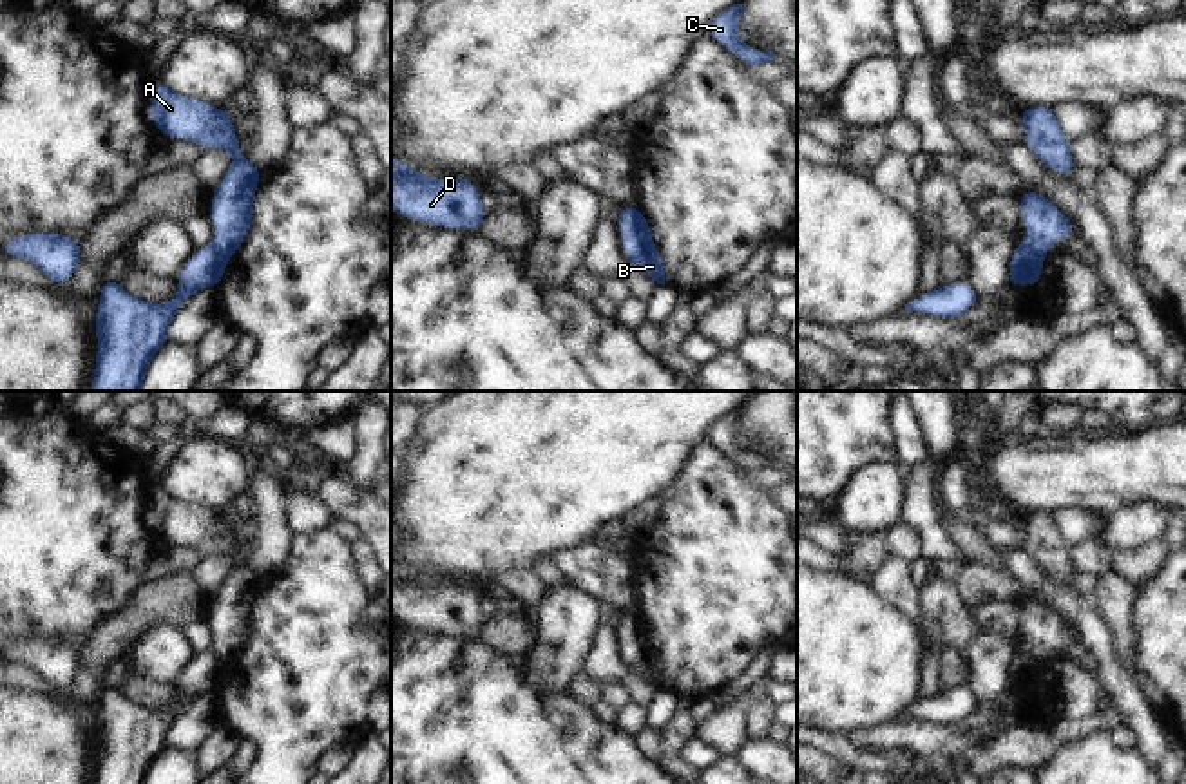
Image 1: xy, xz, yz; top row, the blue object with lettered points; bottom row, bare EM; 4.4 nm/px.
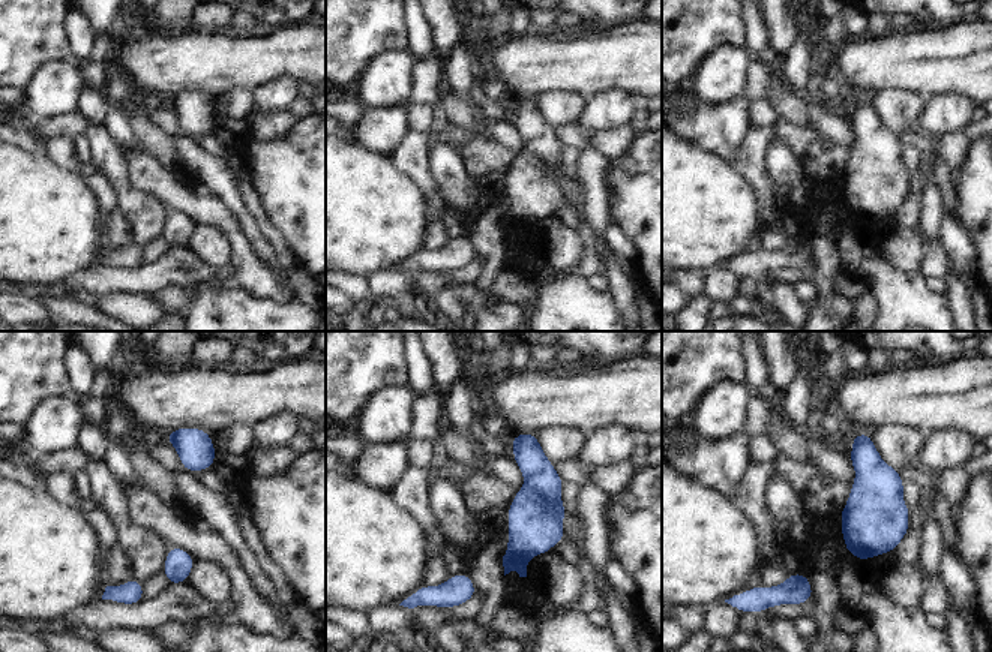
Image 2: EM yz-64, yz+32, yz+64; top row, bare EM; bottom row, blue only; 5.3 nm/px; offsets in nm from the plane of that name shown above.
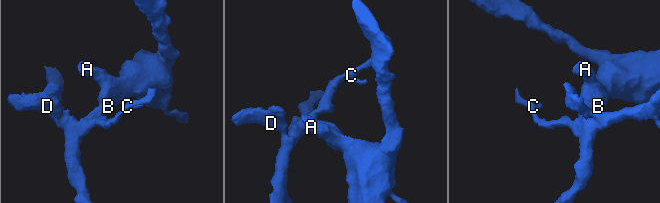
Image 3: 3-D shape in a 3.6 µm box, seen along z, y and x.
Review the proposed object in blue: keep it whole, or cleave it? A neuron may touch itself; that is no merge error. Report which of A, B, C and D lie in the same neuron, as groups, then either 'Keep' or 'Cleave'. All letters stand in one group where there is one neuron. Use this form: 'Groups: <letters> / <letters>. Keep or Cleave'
Groups: A B / C D. Cleave

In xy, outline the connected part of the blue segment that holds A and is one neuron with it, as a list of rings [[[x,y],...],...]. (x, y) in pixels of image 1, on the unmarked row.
[[[165,487],[154,489],[148,516],[158,538],[197,549],[205,556],[228,556],[232,572],[212,601],[208,619],[215,632],[215,652],[232,664],[252,636],[255,598],[263,576],[239,556],[234,520],[208,507],[196,507],[174,498]]]

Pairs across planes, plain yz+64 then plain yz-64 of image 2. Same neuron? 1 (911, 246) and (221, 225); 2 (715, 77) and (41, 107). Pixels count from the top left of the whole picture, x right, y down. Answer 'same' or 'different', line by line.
1: different
2: same

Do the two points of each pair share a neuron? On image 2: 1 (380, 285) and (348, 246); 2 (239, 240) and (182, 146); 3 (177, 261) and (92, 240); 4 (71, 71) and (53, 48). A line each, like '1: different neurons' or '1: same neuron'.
1: different neurons
2: different neurons
3: different neurons
4: different neurons

